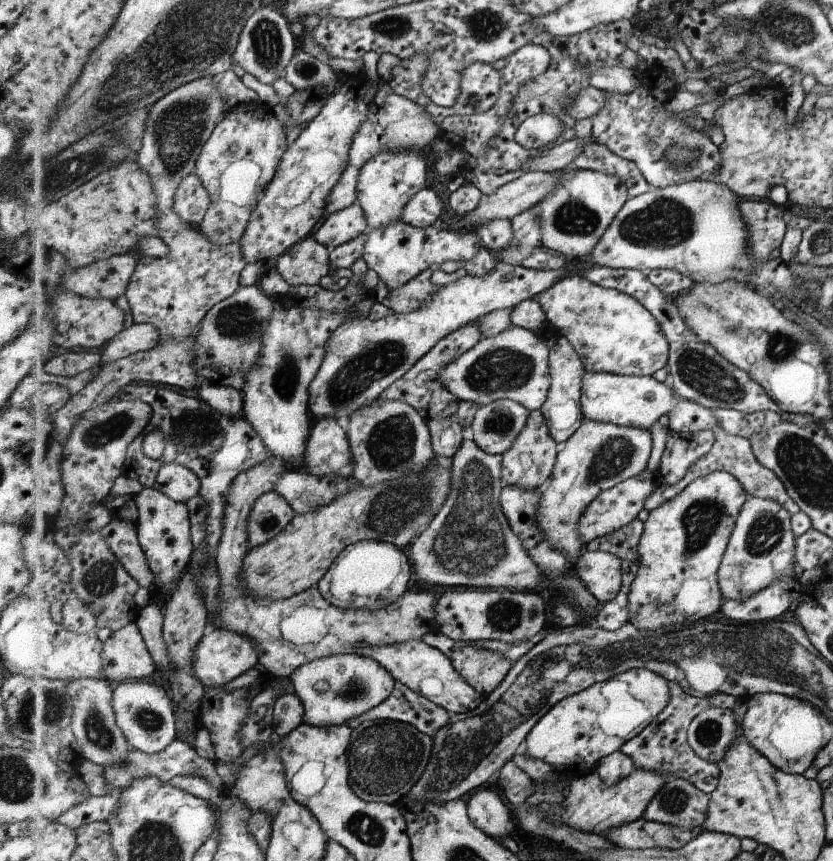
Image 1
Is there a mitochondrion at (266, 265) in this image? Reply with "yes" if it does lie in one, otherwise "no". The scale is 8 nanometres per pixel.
no

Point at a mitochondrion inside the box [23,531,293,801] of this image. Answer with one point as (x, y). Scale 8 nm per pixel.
(99, 580)

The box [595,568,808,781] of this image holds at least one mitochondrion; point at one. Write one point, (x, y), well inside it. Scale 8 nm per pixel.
(709, 731)

